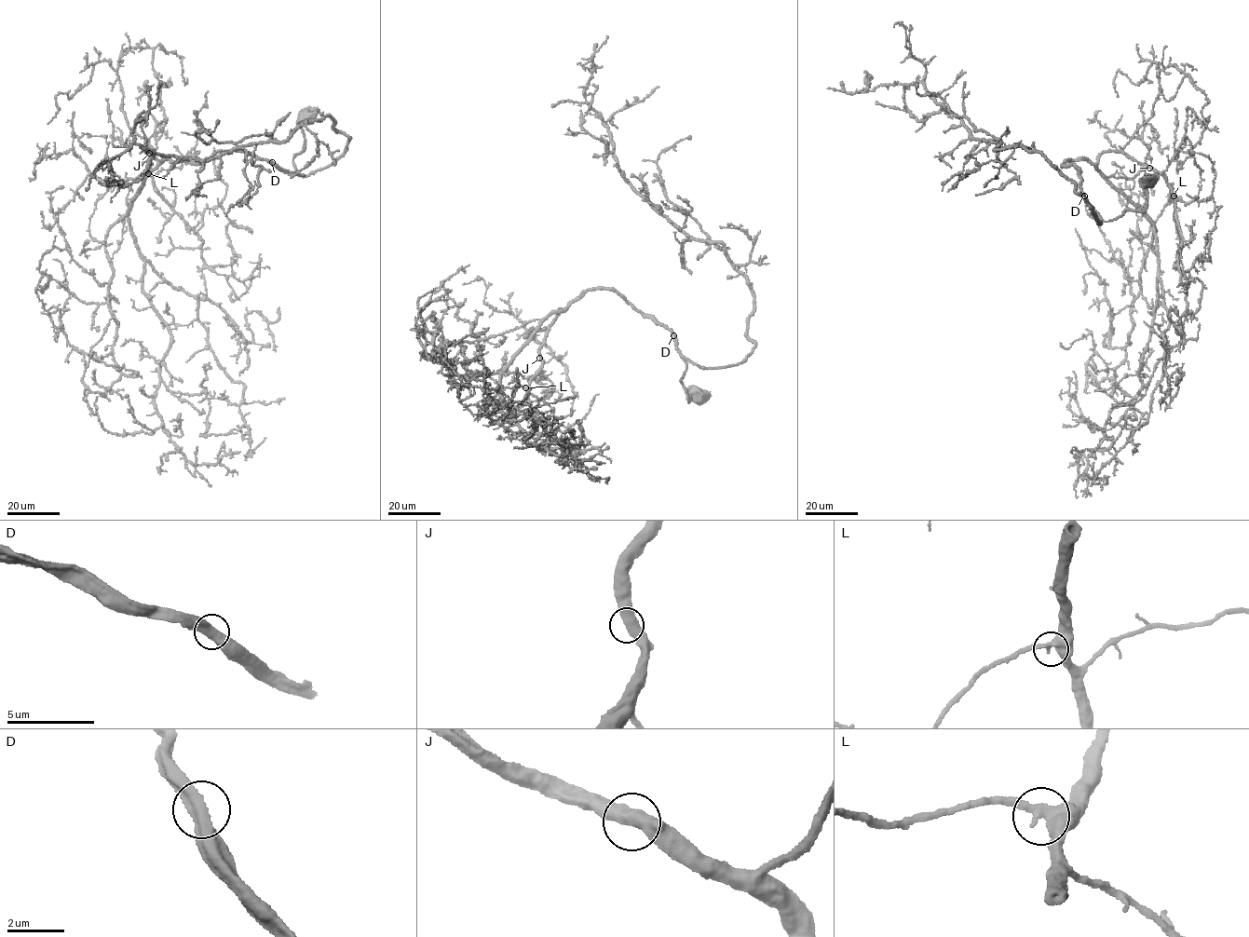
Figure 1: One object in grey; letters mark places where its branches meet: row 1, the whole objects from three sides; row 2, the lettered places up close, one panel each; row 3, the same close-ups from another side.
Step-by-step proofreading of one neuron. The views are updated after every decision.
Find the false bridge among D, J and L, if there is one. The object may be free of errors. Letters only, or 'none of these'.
none of these

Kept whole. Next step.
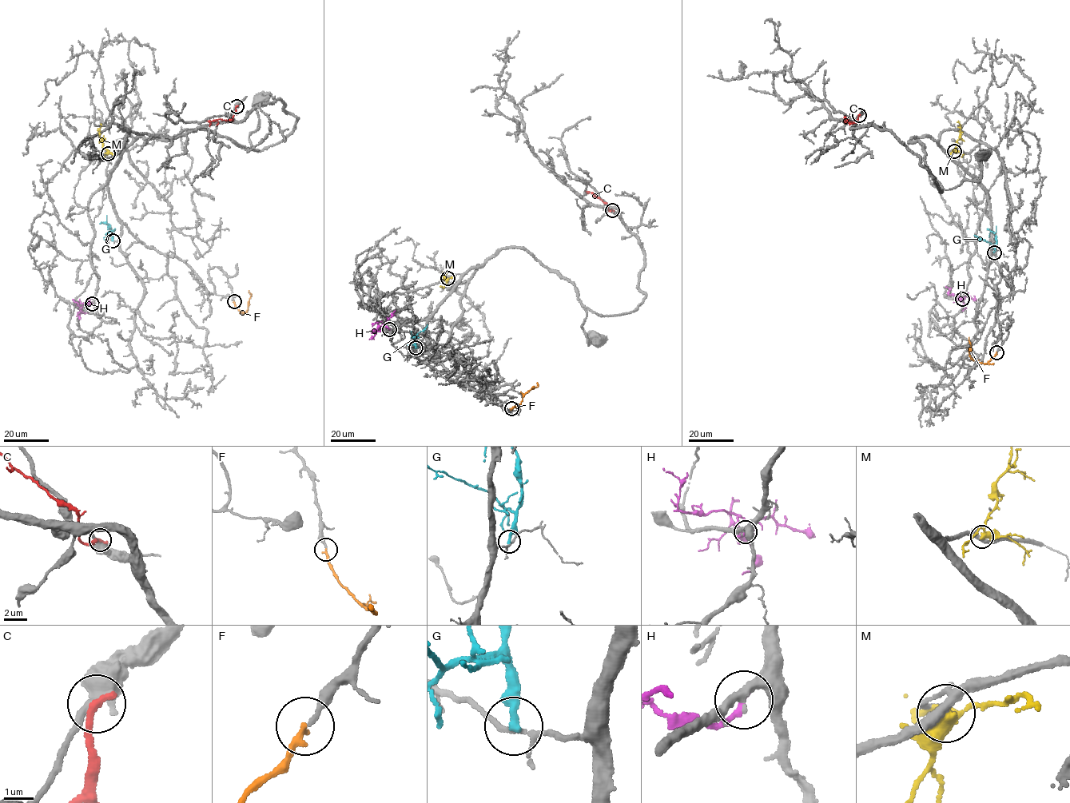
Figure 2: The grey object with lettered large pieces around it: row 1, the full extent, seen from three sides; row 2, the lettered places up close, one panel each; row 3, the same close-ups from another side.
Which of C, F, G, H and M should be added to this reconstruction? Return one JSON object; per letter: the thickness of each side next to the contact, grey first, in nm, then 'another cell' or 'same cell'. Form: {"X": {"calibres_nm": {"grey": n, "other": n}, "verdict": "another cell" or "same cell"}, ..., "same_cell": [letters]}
{"C": {"calibres_nm": {"grey": 320, "other": 300}, "verdict": "another cell"}, "F": {"calibres_nm": {"grey": 190, "other": 240}, "verdict": "same cell"}, "G": {"calibres_nm": {"grey": 130, "other": 300}, "verdict": "another cell"}, "H": {"calibres_nm": {"grey": 360, "other": 220}, "verdict": "another cell"}, "M": {"calibres_nm": {"grey": 280, "other": 340}, "verdict": "another cell"}, "same_cell": ["F"]}

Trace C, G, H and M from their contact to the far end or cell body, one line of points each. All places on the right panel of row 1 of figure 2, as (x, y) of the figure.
C: (858, 115), (857, 122), (850, 124), (845, 117), (845, 122)
G: (994, 252), (995, 248), (974, 235)
H: (962, 299), (960, 296), (948, 294), (949, 288), (946, 286)
M: (954, 152), (960, 133), (960, 124), (956, 122)

